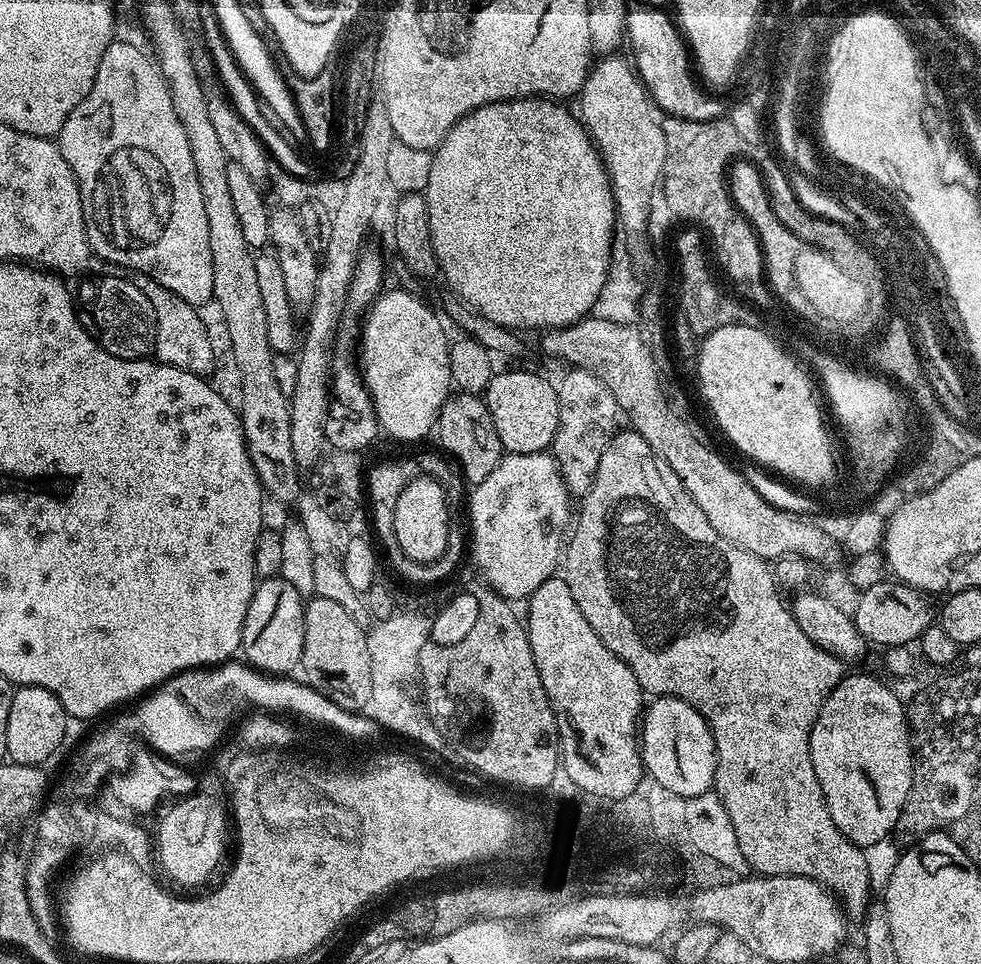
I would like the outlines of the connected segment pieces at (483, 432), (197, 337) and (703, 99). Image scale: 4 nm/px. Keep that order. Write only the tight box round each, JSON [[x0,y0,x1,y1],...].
[[434,391,502,485],[128,272,216,377],[630,37,723,120]]

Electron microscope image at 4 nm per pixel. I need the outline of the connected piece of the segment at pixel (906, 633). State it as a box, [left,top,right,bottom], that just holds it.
[851,579,934,649]

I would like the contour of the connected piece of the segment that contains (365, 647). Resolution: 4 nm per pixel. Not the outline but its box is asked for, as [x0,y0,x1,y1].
[294,595,372,713]

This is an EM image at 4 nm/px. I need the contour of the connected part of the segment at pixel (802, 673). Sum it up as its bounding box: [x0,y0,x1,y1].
[562,430,872,917]

